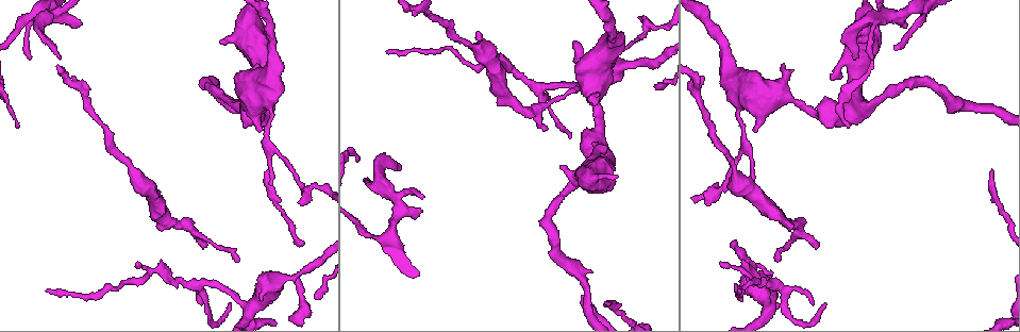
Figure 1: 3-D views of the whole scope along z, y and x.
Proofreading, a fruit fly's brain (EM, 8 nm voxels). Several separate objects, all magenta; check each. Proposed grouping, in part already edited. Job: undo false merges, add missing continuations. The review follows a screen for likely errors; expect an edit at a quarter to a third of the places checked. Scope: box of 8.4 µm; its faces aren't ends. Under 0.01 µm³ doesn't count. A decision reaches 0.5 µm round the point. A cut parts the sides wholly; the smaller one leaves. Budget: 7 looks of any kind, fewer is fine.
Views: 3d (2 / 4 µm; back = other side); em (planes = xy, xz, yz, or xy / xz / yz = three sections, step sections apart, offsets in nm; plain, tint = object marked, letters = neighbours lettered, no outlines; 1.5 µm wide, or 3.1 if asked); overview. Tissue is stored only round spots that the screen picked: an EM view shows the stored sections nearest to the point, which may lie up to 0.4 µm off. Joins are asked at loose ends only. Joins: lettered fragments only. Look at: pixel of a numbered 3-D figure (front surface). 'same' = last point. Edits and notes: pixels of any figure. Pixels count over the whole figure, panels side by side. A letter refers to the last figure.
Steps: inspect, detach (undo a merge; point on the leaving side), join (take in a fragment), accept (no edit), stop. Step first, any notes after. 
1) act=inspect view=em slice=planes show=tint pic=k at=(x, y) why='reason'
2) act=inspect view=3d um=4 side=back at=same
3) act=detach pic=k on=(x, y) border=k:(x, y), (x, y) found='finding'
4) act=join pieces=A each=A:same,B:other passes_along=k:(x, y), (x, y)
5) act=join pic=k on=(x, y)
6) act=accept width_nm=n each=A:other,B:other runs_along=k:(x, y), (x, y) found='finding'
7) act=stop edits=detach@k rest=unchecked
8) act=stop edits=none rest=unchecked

act=inspect view=em slice=planes show=letters pic=1 at=(598, 120) why='calibre changes'

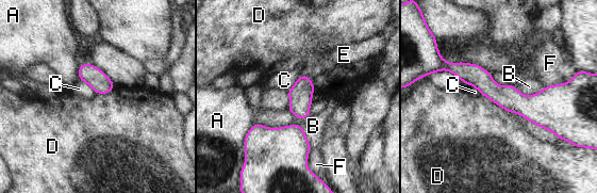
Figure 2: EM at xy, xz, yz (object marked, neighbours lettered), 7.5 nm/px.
act=accept longest_contact=B:480nm each=A:other,B:other,C:other,D:other,E:other,F:other border=2:(481, 94), (510, 113) found='all the same cell'

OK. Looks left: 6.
act=inspect view=em slice=yz step=8 show=tint pic=1 at=(718, 193) why='arms part here'

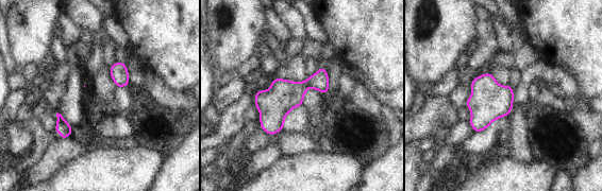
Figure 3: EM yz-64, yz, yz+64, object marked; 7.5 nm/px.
act=inspect view=em slice=xz step=4 show=tint at=same

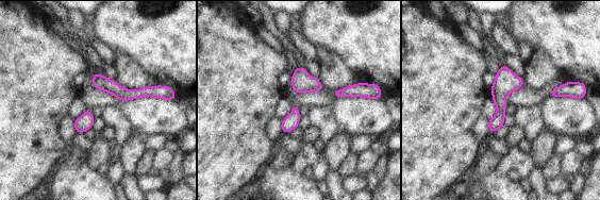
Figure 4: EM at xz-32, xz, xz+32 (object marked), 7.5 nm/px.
act=inspect view=em slice=xz step=4 show=letters at=same why='what lies round it'

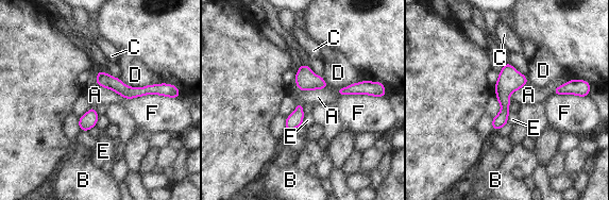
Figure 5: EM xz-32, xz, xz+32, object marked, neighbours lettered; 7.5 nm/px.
act=accept each=A:other,B:other,C:other,D:other,E:other,F:other border=5:(509, 113), (506, 124) found='continuous, no second cell'

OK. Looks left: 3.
act=inspect view=em slice=planes show=plain pic=1 at=(817, 246) why='branch stops here'

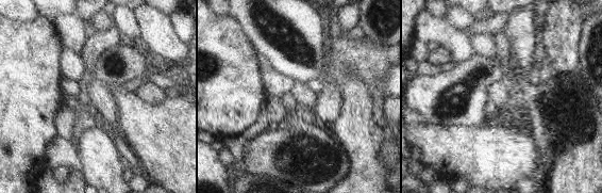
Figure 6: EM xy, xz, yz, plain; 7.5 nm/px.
act=inspect view=em slice=planes show=letters at=same

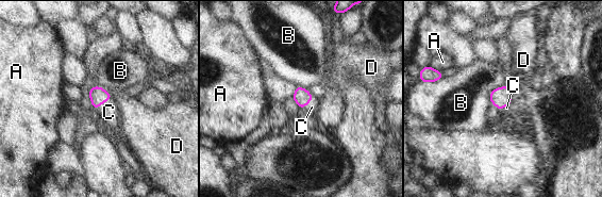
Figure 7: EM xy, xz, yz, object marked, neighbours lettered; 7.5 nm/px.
act=join pic=7 on=(109, 112) each=A:other,B:other,C:same,D:other passes_along=7:(98, 95), (103, 102), (109, 112) found='the cell continues'

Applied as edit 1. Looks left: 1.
act=stop edits=join@7 rest=unchecked

